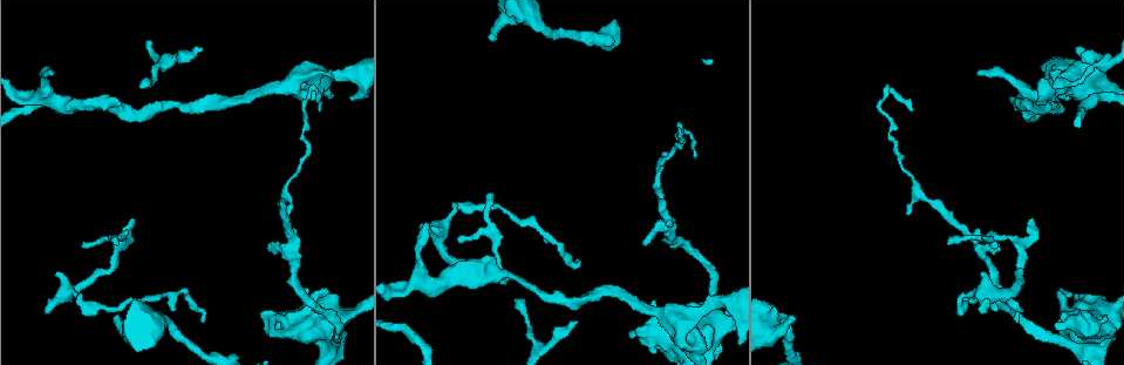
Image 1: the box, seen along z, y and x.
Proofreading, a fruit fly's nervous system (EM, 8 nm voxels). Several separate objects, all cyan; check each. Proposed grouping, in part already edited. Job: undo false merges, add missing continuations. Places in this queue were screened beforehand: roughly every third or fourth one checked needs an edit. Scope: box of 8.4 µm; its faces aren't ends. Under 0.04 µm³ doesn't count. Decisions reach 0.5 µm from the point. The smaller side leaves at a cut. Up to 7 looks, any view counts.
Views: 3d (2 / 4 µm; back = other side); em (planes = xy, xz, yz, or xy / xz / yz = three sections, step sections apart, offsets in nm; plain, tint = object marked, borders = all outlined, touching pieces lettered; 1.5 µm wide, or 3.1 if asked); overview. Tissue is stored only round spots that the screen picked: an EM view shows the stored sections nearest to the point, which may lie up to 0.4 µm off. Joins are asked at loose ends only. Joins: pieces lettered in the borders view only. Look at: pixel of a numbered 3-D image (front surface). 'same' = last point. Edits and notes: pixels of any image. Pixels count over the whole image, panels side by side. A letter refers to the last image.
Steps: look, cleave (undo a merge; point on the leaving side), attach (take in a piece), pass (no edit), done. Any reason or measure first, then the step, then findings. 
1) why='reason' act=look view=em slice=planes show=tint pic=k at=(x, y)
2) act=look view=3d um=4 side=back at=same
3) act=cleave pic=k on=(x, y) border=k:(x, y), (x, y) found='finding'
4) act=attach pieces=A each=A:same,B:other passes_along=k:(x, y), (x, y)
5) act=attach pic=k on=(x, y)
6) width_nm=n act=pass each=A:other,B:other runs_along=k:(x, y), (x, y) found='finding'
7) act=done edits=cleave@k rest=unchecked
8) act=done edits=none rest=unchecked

why='branch stops here' act=look view=em slice=yz step=8 show=borders pic=1 at=(489, 37)

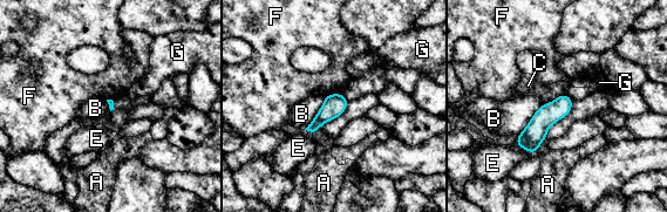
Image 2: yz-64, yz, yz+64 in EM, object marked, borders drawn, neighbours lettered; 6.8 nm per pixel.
act=look view=em slice=planes show=borders at=same

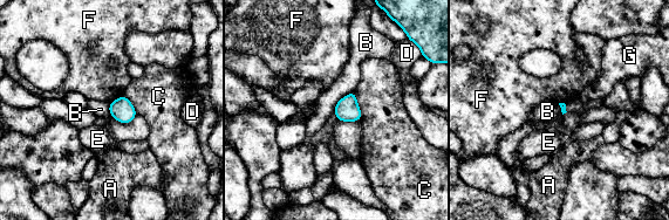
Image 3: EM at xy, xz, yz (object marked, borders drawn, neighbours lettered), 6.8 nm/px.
act=pass each=A:other,B:other,C:other,D:other,E:other,F:other,G:other border=3:(354, 90), (336, 103), (333, 112) found='none of them fits'

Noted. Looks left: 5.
why='long arm stops here' act=look view=em slice=planes show=plain pic=1 at=(203, 320)

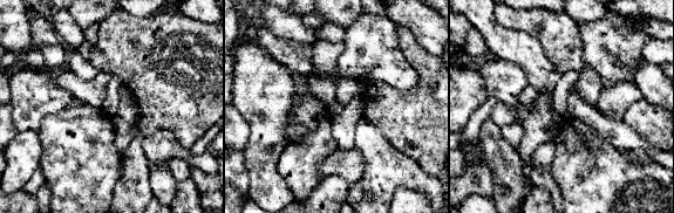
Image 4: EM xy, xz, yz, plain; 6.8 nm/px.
act=look view=em slice=planes show=borders at=same

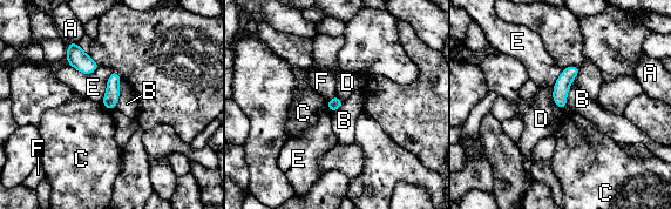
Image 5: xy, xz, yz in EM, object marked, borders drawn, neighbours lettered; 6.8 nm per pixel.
act=pass each=A:other,B:other,C:other,D:other,E:other,F:other border=5:(581, 67), (570, 85), (563, 109) found='none of them fits'

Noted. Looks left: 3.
why='tapers out' act=look view=3d um=4 pic=1 at=(1032, 221)

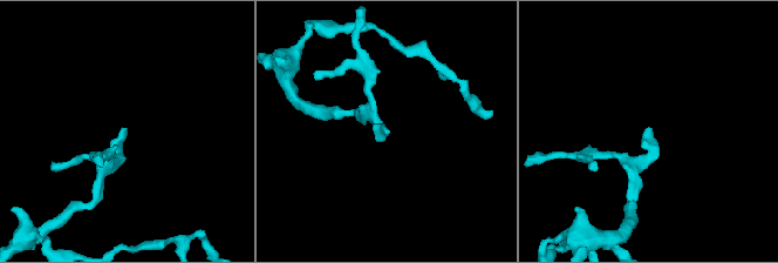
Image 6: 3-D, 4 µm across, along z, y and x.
why='now the EM' act=look view=em slice=planes show=plain pic=6 at=(386, 135)

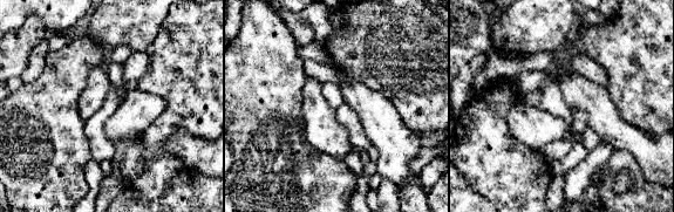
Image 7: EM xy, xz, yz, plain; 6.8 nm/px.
act=look view=em slice=planes show=borders at=same

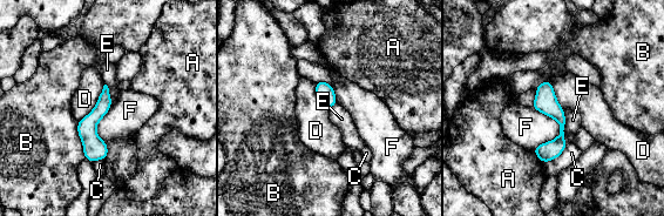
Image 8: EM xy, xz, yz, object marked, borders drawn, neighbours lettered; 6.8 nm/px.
act=pass each=A:other,B:other,C:other,D:other,E:other,F:other border=8:(562, 108), (563, 139), (567, 144) found='none of them fits'

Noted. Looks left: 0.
act=done edits=none rest=unchecked

